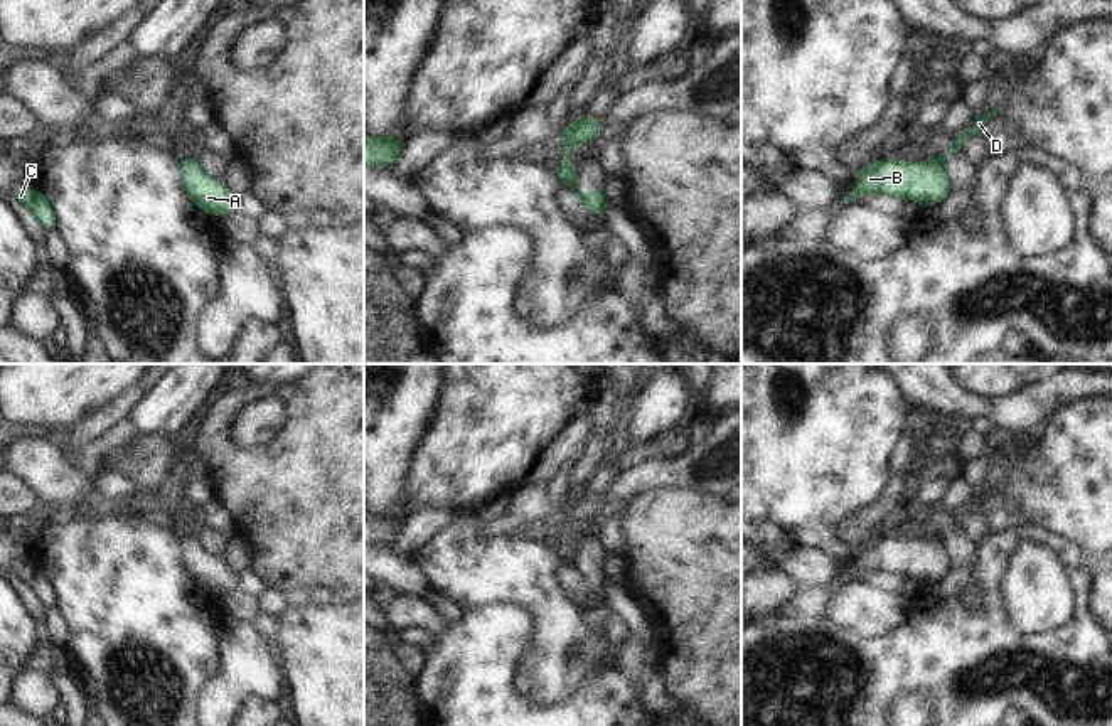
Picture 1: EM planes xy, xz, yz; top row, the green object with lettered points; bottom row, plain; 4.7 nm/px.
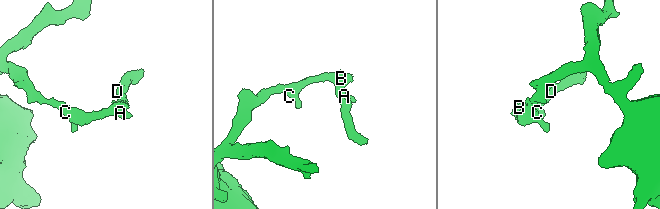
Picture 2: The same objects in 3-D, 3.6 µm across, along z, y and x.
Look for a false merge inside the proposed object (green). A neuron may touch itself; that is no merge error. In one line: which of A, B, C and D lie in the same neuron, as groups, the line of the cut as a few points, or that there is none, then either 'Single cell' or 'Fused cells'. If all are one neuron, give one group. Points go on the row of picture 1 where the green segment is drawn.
Groups: A B C / D. Split along yz (929, 160), (942, 167). Fused cells

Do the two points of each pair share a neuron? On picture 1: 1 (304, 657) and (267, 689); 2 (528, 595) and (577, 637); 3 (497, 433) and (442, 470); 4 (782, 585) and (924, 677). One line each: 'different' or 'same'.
1: different
2: same
3: same
4: different

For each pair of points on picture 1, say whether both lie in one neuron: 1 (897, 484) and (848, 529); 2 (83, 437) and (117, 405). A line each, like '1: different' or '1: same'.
1: same
2: same

